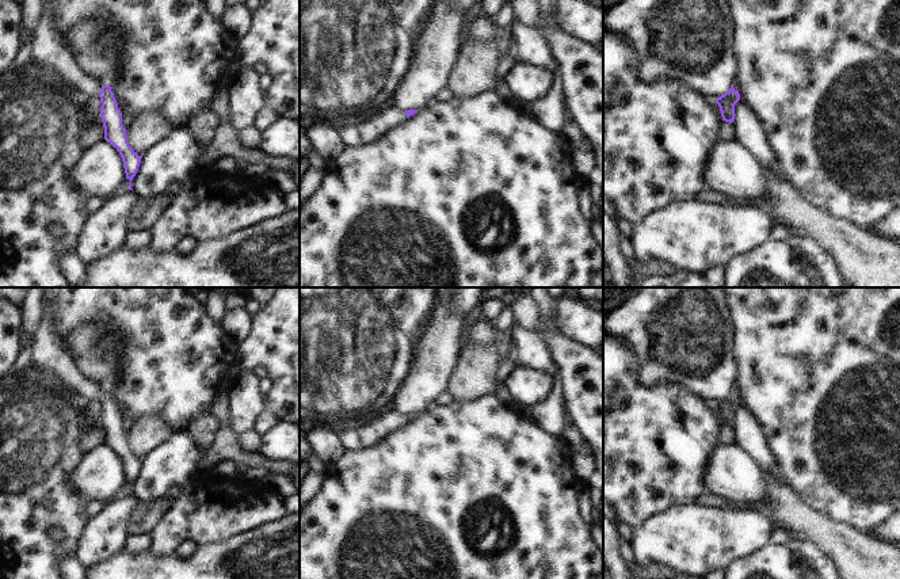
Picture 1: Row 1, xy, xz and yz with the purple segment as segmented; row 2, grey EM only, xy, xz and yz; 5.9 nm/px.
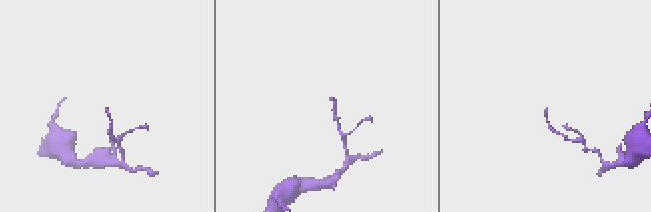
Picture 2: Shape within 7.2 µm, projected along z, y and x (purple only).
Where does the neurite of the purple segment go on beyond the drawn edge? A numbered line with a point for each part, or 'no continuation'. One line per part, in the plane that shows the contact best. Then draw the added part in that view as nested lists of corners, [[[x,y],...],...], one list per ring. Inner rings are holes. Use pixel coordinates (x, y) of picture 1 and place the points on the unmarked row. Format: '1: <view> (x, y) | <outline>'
1: xy (48, 360) | [[[41,309],[33,338],[30,363],[37,376],[56,382],[66,399],[81,404],[102,395],[102,388],[81,373],[61,348],[53,332],[53,319],[45,309]]]

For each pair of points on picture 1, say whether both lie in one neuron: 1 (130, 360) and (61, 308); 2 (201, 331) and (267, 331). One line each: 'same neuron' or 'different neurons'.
1: same neuron
2: different neurons

